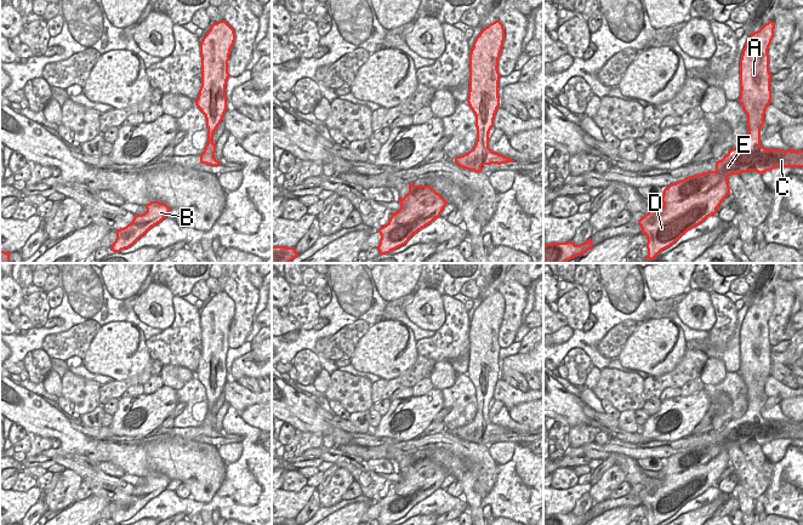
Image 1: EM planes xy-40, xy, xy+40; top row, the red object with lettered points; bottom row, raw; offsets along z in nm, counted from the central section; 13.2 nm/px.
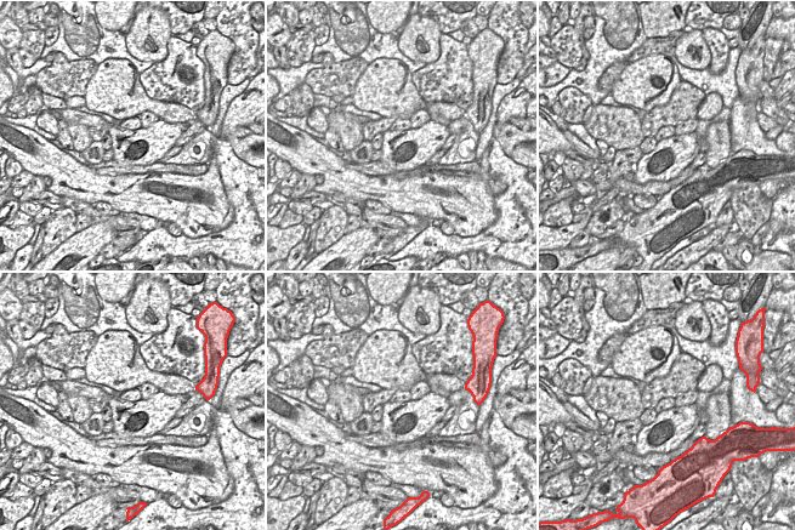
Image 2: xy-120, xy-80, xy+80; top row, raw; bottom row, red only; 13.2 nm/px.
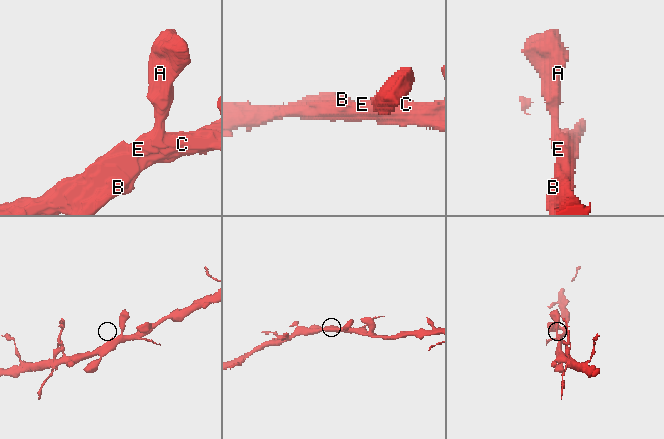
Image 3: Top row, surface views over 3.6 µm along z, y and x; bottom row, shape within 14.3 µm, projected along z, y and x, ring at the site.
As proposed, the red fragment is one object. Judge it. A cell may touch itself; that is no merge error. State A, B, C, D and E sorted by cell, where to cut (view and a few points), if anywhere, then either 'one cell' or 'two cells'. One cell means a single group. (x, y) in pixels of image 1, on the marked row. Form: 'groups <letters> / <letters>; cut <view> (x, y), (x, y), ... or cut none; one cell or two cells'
groups A B C D E; cut none; one cell

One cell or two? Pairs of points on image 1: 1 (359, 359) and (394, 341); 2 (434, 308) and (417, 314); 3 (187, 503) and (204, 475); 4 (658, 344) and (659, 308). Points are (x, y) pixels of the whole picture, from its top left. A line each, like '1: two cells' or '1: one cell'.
1: one cell
2: one cell
3: two cells
4: two cells

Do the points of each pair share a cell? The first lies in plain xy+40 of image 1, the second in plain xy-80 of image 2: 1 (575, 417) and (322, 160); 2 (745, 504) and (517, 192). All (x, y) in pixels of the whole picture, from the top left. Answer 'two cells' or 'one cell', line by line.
1: one cell
2: two cells

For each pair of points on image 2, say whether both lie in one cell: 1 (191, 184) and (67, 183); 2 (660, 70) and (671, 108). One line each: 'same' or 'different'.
1: same
2: different

